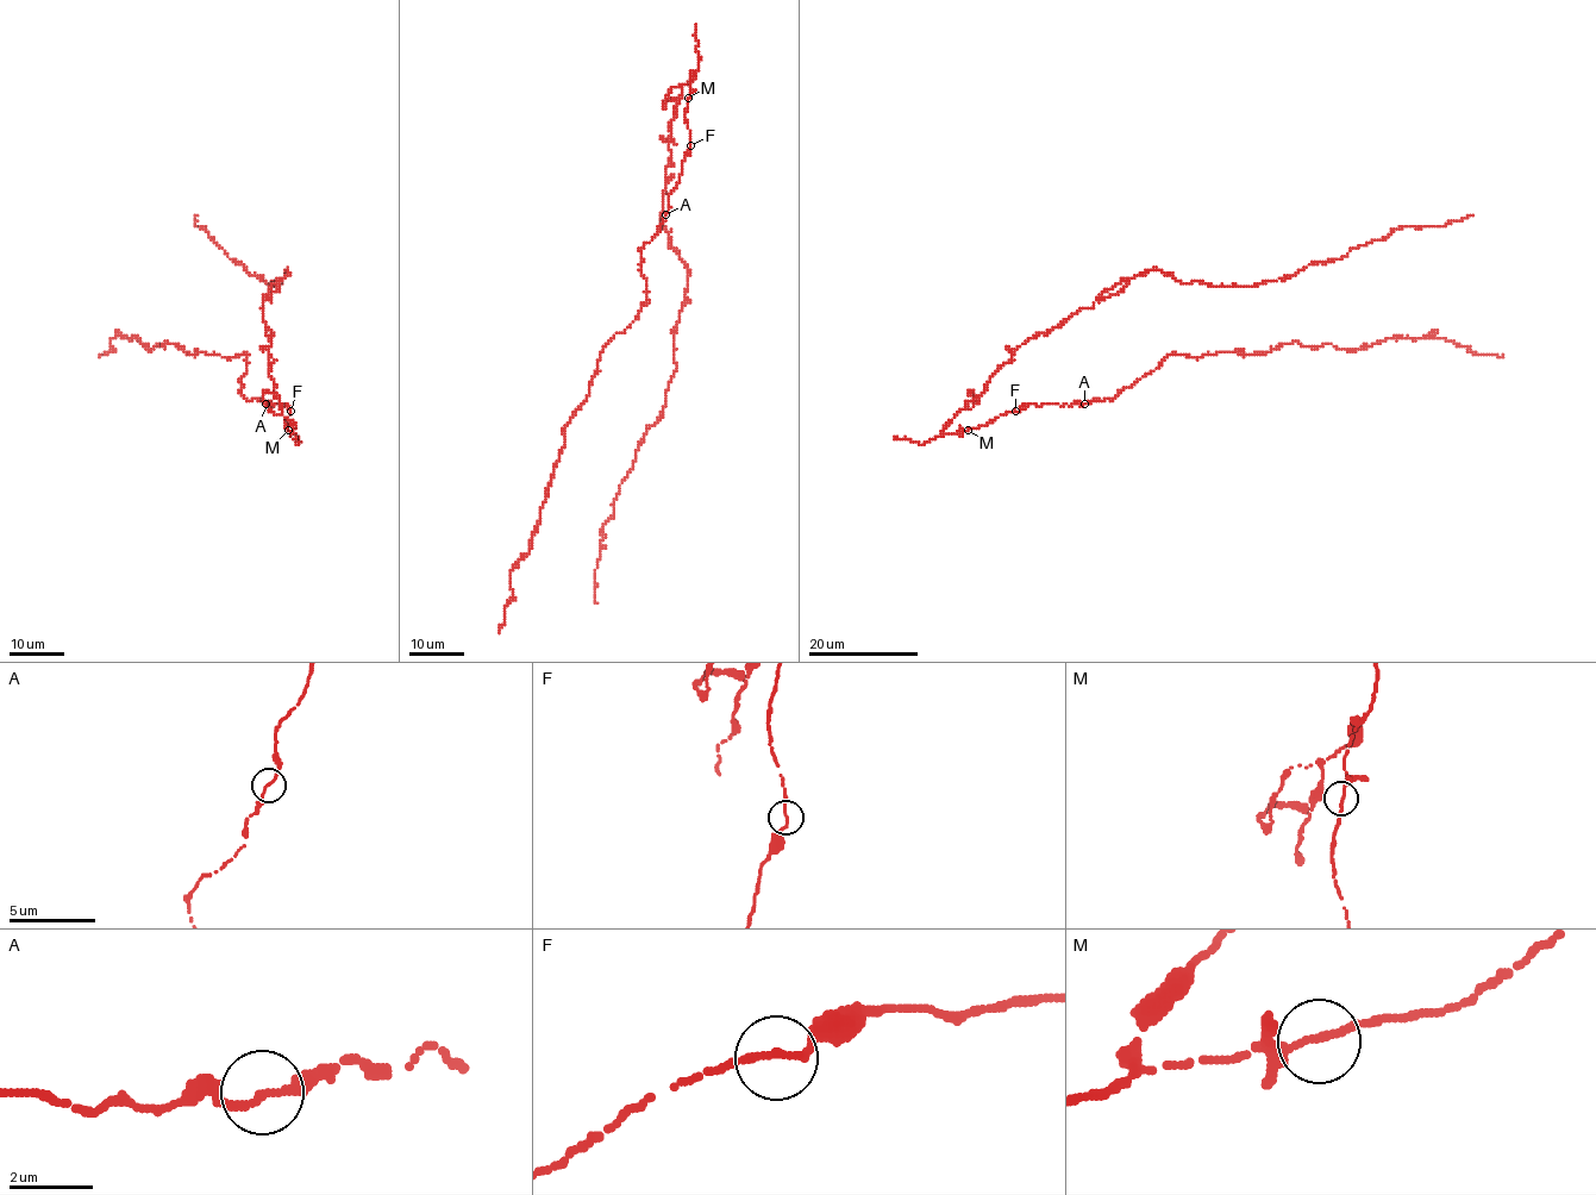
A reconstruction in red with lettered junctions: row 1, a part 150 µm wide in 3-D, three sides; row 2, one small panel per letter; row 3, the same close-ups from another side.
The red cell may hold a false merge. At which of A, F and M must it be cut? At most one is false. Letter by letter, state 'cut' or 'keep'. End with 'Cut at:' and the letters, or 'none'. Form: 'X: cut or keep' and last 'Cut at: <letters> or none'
A: keep
F: keep
M: keep
Cut at: none

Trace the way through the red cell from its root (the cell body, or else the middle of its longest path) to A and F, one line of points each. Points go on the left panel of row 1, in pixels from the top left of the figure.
A: (289, 433), (286, 421), (290, 411), (285, 405), (267, 402)
F: (289, 433), (286, 421), (290, 411)

